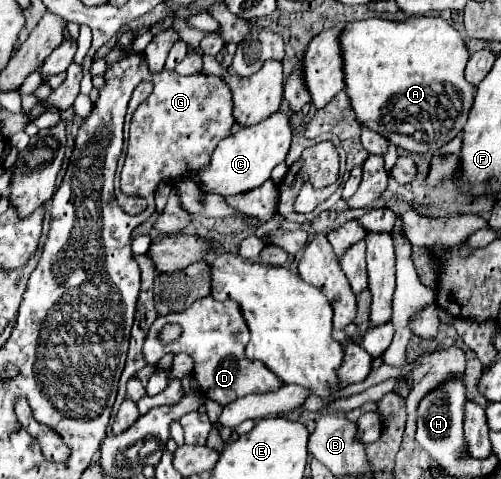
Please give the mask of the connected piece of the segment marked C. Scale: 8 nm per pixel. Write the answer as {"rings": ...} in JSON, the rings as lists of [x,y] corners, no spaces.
{"rings":[[[274,112],[272,116],[268,116],[266,120],[254,124],[254,126],[246,126],[242,130],[238,130],[236,134],[224,138],[214,154],[212,154],[212,162],[210,168],[206,172],[198,172],[194,174],[194,182],[200,184],[200,188],[204,192],[216,192],[222,196],[228,194],[240,194],[246,192],[250,188],[256,188],[260,184],[264,184],[270,178],[270,172],[276,164],[284,162],[292,144],[292,124],[290,124],[290,116],[286,112]]]}

